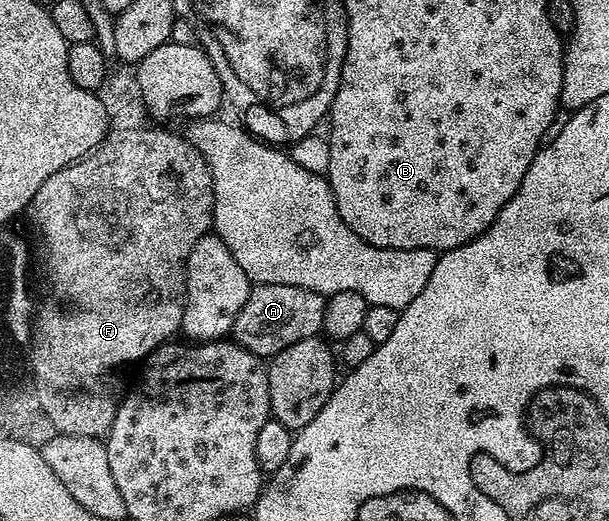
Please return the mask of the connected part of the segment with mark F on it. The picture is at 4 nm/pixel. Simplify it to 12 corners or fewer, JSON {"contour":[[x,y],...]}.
{"contour":[[111,129],[29,216],[75,311],[34,328],[47,414],[113,425],[179,335],[215,182],[182,134]]}

